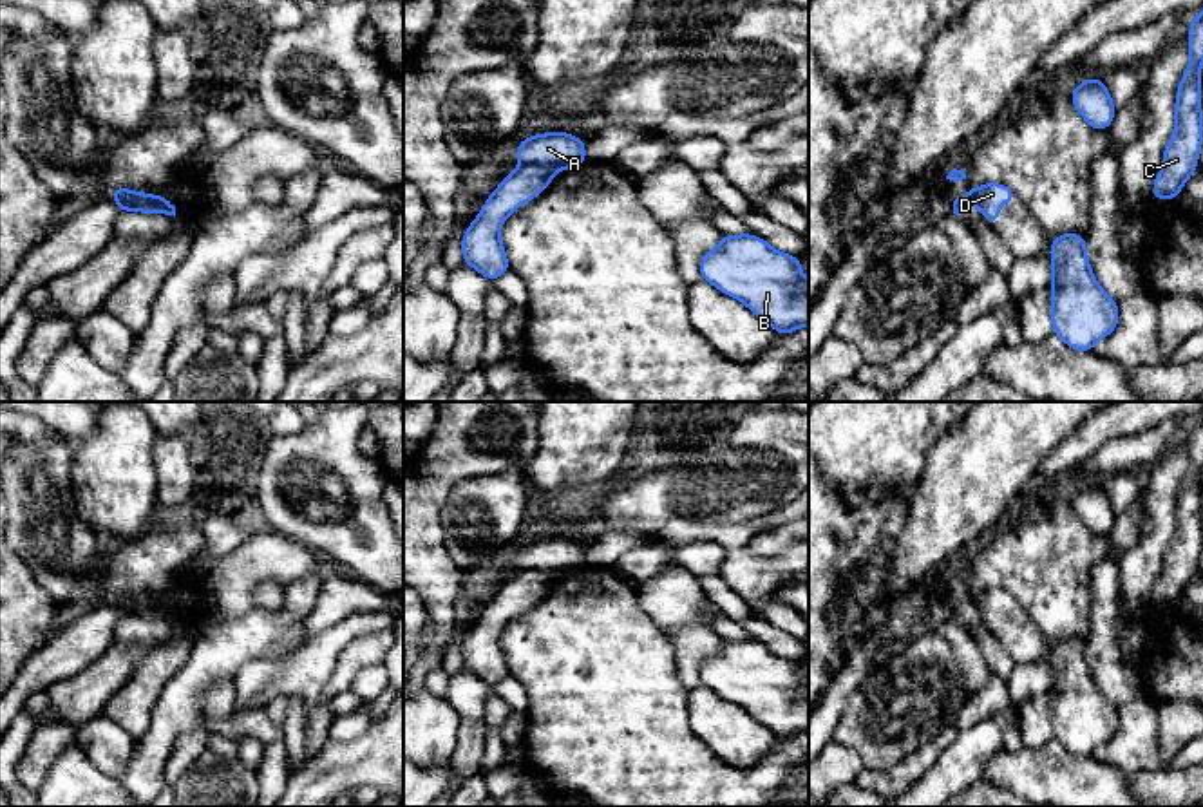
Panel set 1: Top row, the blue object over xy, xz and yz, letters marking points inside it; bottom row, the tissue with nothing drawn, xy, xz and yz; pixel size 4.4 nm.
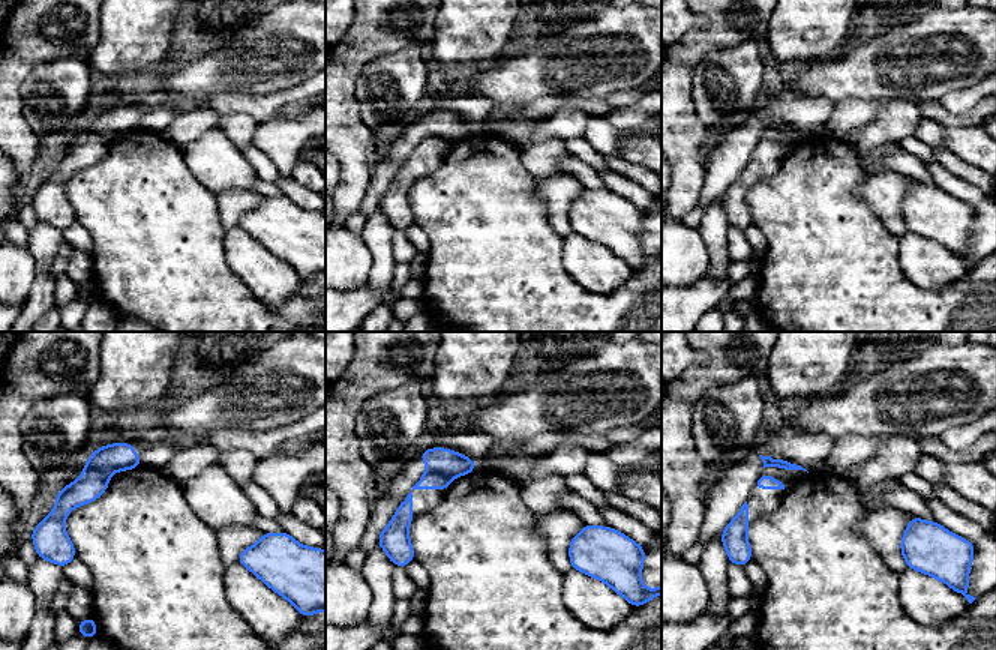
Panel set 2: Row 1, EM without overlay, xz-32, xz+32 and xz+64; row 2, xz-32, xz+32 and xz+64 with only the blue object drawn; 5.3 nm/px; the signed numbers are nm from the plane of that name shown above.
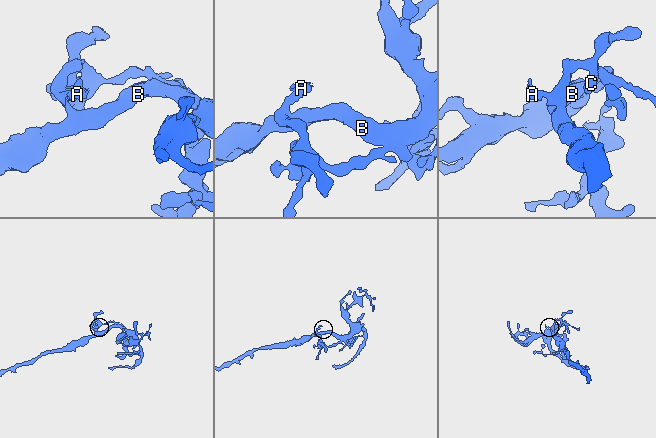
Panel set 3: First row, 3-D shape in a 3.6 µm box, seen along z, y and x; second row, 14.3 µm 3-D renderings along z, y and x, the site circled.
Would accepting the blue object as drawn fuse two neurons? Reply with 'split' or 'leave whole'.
split

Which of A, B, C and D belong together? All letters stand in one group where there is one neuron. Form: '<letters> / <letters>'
A / B C D

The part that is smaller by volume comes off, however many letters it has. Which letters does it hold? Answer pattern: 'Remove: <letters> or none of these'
Remove: A

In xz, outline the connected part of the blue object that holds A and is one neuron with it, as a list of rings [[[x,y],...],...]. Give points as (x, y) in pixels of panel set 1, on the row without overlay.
[[[564,537],[537,539],[523,545],[514,561],[521,570],[545,570],[554,575],[572,574],[586,568],[586,546]]]

